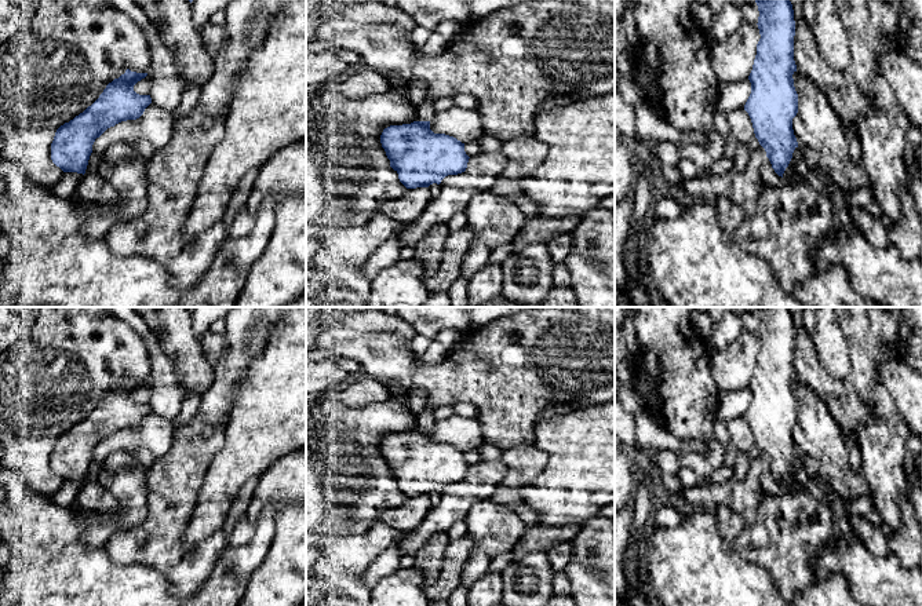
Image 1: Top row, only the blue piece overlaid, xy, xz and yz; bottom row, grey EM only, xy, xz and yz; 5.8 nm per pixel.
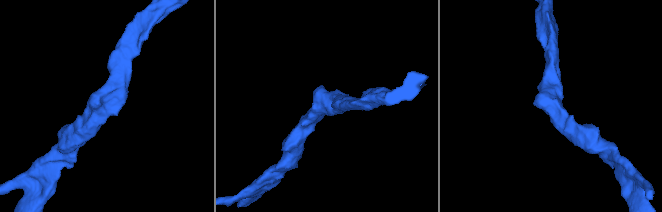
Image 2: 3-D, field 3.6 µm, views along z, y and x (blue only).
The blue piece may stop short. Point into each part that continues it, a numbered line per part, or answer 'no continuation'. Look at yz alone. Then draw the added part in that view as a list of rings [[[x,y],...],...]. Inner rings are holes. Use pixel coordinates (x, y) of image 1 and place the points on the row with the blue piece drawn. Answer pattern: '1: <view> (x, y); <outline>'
no continuation

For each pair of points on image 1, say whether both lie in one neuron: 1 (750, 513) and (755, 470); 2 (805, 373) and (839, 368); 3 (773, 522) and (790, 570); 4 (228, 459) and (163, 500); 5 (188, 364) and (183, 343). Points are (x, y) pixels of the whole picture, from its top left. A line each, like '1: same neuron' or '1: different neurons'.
1: same neuron
2: different neurons
3: same neuron
4: different neurons
5: same neuron

